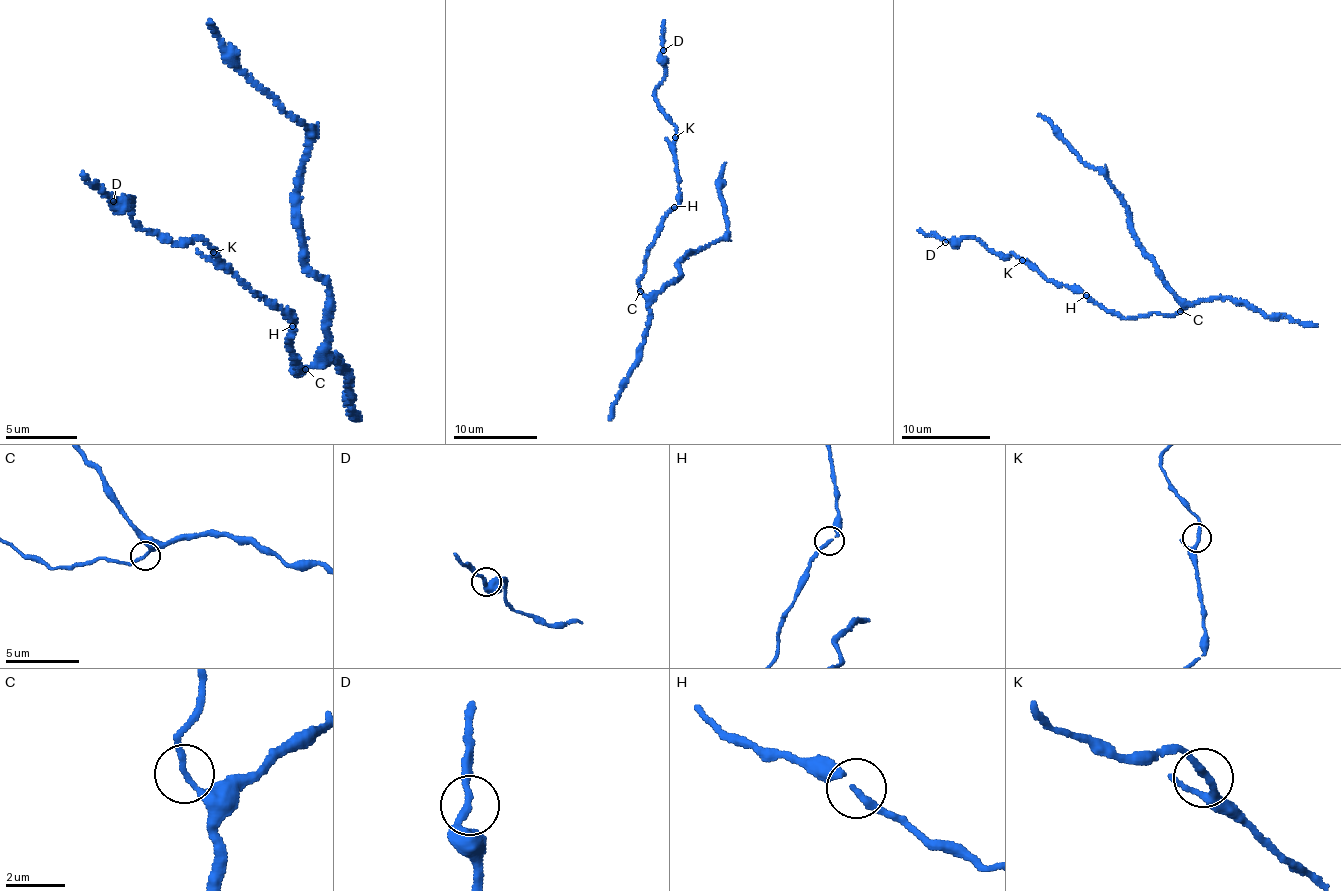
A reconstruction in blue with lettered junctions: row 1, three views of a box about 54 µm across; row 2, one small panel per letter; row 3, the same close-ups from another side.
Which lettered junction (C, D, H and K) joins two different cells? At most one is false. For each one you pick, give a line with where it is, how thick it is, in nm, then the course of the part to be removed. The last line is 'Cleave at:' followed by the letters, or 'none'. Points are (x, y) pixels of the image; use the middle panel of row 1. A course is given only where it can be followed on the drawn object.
Cleave at: none

